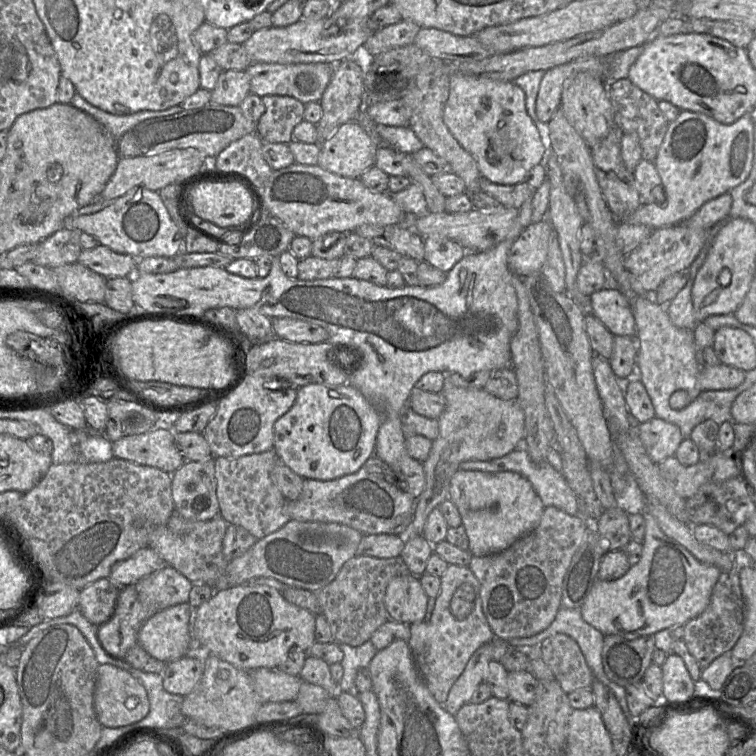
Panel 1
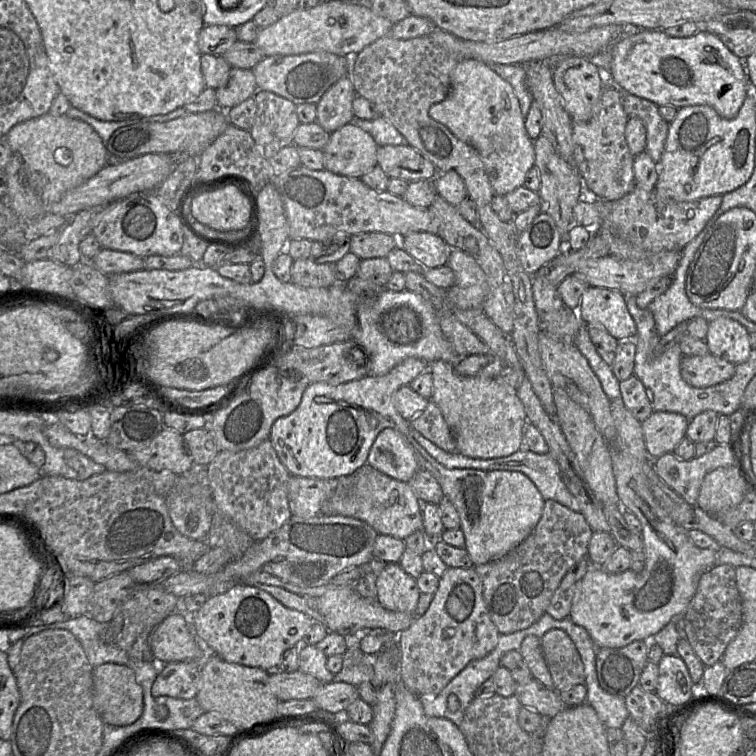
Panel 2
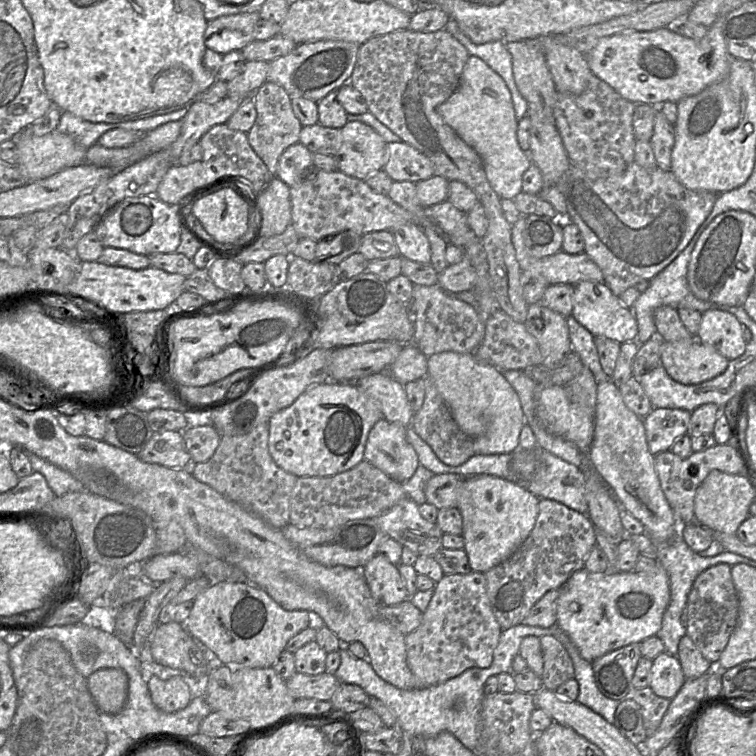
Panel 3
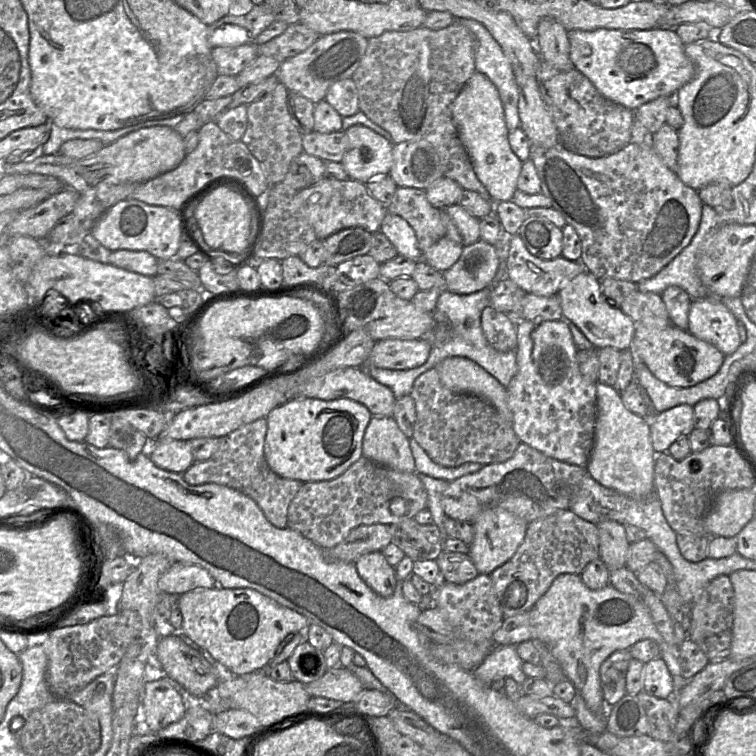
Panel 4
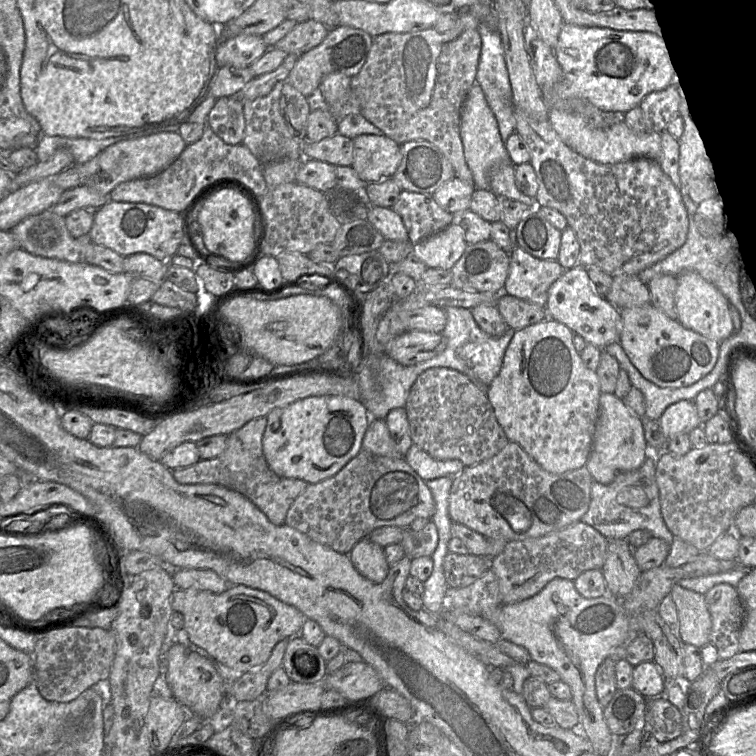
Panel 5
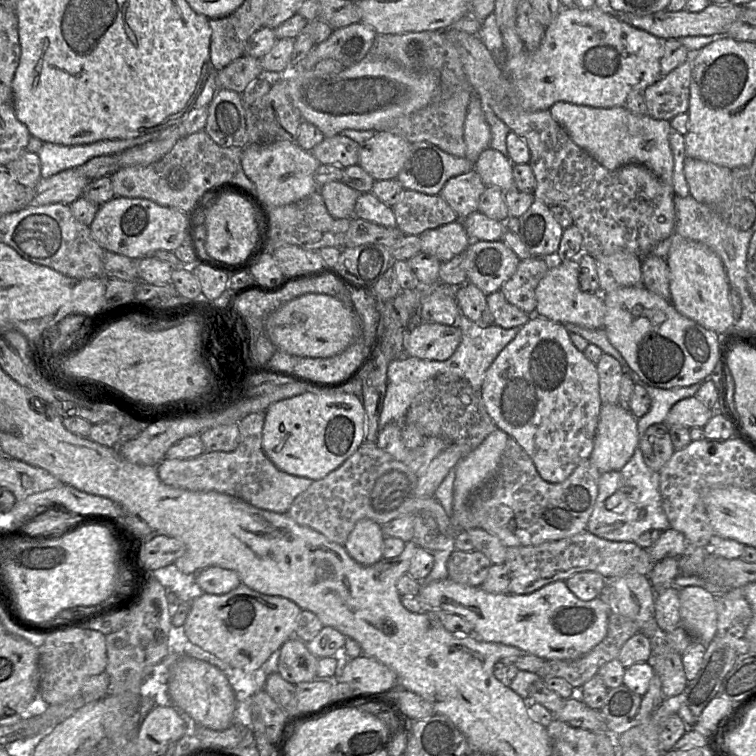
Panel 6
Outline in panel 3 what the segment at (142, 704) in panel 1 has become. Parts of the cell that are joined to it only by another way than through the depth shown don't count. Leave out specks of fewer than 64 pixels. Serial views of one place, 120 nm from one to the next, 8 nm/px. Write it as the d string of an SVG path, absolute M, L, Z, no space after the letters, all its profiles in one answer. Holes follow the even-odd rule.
M105 668L88 678L88 690L100 712L117 714L128 698L128 676L119 668Z

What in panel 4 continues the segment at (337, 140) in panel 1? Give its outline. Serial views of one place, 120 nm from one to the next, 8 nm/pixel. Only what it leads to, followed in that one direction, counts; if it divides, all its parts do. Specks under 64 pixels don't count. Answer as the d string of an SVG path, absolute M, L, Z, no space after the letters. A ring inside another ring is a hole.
M353 125L344 132L348 145L341 164L349 179L367 183L389 174L393 142L362 125Z

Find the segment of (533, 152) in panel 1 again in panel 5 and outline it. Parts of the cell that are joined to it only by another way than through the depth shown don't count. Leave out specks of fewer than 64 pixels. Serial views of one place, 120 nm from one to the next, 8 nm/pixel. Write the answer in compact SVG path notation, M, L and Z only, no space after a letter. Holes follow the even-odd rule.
M476 82L470 89L460 112L460 130L466 162L472 171L476 189L489 189L489 171L500 162L510 161L509 154L502 141L497 120L490 109L481 86Z

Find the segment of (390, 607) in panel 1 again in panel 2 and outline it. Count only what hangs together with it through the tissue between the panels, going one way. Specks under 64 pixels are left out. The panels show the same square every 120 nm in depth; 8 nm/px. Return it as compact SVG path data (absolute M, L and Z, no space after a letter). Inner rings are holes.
M399 563L386 564L377 579L377 601L388 610L415 615L420 594L417 580L408 575Z

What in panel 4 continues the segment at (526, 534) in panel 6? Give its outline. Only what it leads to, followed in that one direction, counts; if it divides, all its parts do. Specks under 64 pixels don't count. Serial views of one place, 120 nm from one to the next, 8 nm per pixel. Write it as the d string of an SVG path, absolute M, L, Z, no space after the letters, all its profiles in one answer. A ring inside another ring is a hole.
M521 442L508 460L483 465L479 471L449 482L447 489L442 494L441 504L448 518L468 523L473 523L482 511L494 507L506 509L530 523L558 510L569 509L572 499L578 493L582 480L587 474L584 466L563 463Z

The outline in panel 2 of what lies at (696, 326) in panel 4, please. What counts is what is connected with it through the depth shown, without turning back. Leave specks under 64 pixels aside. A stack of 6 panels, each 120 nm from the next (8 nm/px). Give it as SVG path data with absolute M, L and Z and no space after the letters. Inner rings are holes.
M719 317L708 322L704 341L711 354L735 365L746 362L752 351L749 332L729 317Z

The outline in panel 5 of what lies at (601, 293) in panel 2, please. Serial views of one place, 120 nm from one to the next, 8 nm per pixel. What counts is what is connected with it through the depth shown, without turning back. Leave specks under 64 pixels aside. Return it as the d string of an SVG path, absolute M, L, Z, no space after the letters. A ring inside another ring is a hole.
M580 263L566 269L551 285L544 307L549 318L564 324L573 333L581 335L587 344L603 350L607 345L620 339L623 328L620 310L594 290L588 269Z

